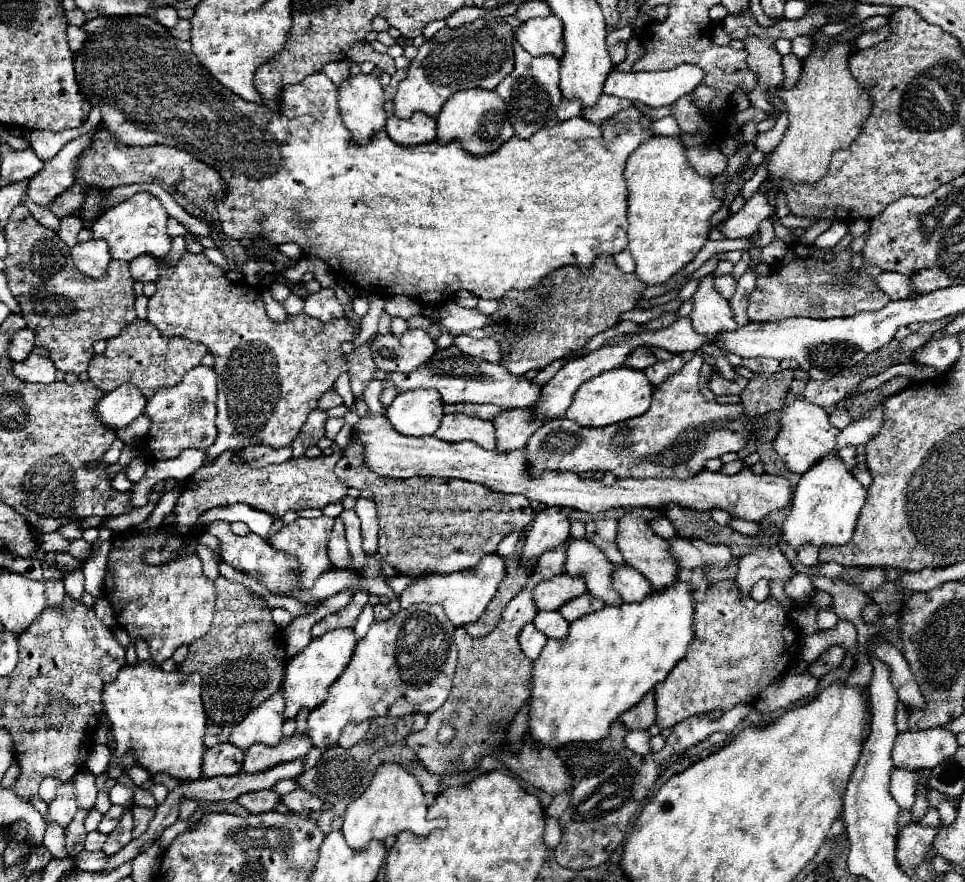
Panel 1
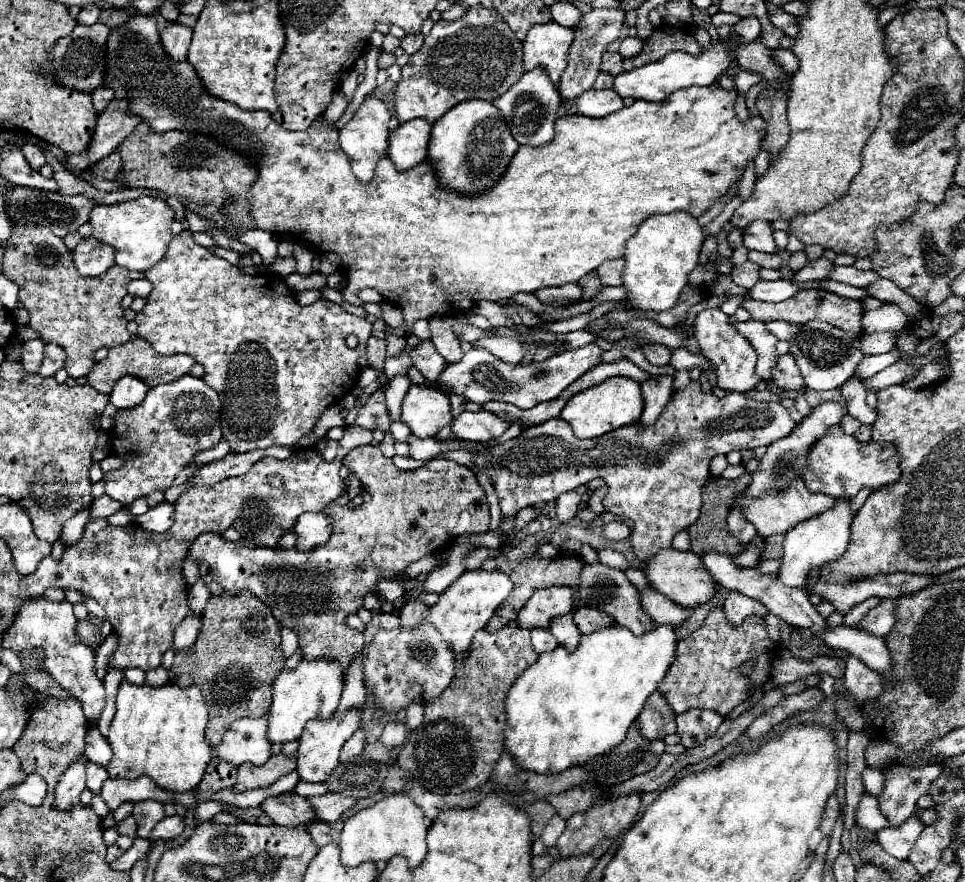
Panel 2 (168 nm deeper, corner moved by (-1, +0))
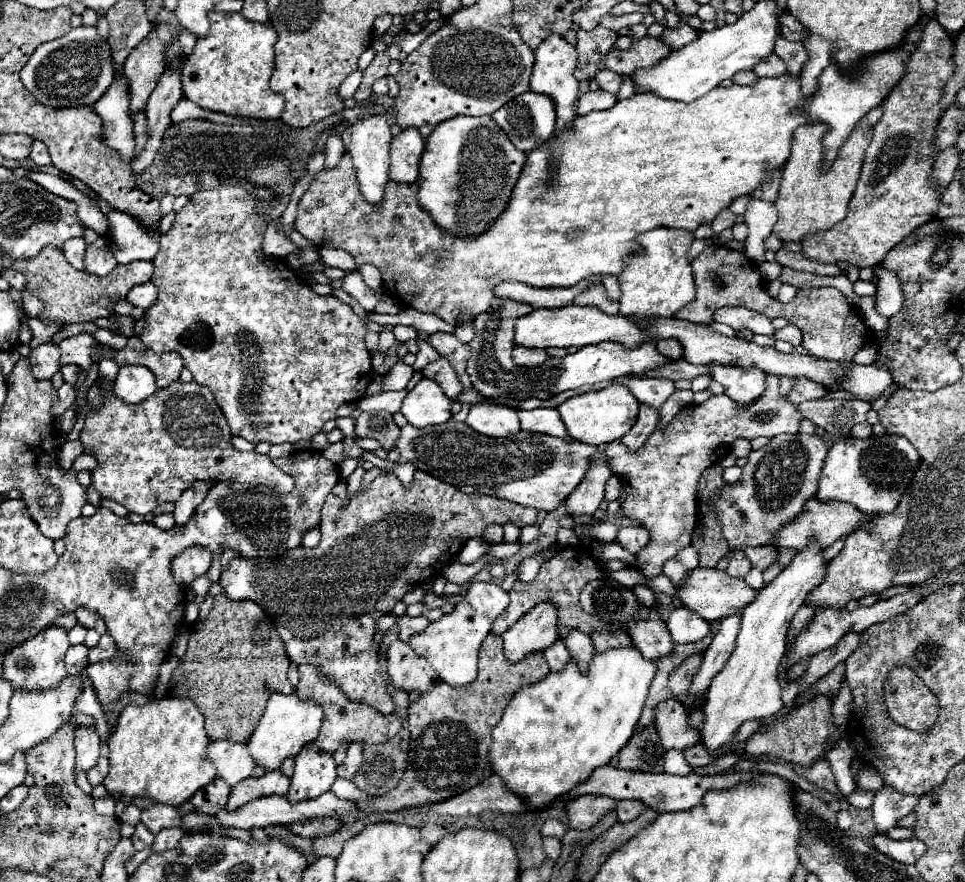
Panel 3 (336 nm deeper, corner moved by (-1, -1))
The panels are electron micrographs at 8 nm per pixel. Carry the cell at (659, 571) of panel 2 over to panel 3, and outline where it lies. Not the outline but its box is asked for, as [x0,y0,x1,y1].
[675,567,755,621]

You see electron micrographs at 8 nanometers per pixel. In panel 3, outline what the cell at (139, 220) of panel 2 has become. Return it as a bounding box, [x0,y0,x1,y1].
[107,211,159,263]

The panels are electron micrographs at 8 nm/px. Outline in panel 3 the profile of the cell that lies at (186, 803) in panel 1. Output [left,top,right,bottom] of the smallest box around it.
[151,827,185,853]

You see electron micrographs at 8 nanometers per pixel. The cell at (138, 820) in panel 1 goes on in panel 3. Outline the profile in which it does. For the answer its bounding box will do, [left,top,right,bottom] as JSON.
[141,805,181,835]

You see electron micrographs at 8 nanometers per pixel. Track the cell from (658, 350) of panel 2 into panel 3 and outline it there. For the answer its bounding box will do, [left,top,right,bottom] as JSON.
[657,339,683,361]

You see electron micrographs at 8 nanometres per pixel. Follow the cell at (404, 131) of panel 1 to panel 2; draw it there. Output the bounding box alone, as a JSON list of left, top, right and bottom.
[389,120,431,170]

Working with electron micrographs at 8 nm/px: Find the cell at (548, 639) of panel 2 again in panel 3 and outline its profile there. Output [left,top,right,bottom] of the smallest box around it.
[543,639,571,671]

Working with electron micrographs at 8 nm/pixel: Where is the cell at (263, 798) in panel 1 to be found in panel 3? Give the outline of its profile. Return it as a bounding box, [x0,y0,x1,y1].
[289,819,343,839]

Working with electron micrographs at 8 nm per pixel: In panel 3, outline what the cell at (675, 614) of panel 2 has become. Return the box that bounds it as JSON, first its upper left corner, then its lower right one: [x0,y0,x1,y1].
[665,607,711,643]

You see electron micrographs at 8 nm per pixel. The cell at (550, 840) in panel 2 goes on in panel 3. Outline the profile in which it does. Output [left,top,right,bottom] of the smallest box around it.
[543,837,561,861]

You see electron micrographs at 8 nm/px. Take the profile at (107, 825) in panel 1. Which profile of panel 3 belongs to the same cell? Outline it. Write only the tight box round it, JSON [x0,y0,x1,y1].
[131,823,153,851]

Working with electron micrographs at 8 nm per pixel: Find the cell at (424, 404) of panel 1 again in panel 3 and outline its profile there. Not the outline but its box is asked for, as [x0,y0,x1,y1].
[401,379,451,429]

